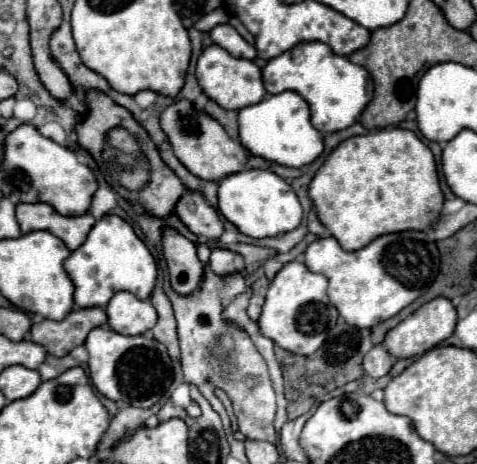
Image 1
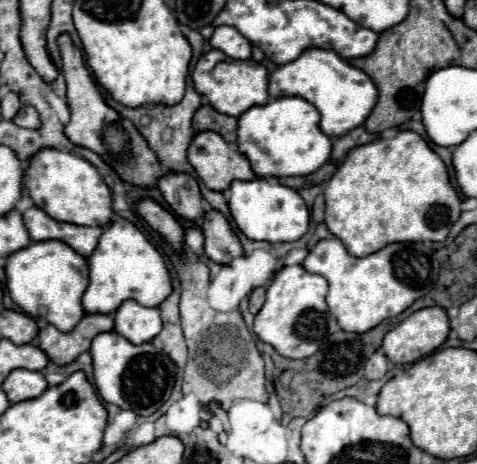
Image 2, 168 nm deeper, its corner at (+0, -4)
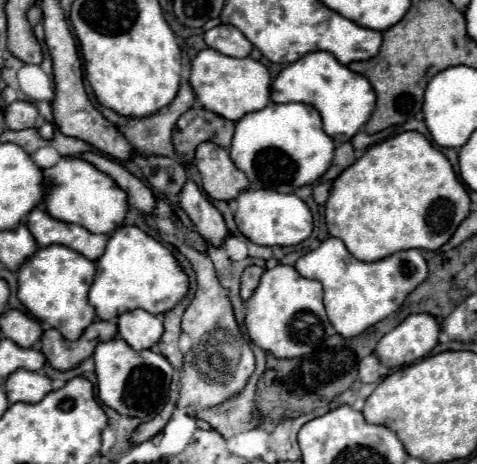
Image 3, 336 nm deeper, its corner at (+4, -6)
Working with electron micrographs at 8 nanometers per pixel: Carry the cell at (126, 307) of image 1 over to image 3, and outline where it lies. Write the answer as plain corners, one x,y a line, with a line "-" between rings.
136,309
118,317
118,333
132,349
142,351
154,347
160,341
164,325
160,317
144,309

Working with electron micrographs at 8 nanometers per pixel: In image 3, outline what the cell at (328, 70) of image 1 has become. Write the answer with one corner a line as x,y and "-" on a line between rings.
314,51
298,59
296,63
284,67
272,83
274,103
308,103
318,109
324,121
324,131
334,141
350,141
370,119
370,113
376,103
376,93
368,79
360,73
350,71
346,65
338,63
336,57
328,51

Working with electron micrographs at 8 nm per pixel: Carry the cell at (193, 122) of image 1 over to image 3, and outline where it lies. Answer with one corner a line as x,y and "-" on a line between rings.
202,143
196,149
194,165
202,175
202,187
210,199
232,201
236,195
250,187
246,175
234,167
224,147

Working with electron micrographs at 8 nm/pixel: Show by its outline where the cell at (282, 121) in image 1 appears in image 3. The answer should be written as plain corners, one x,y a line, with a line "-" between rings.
270,103
260,111
244,115
236,121
236,133
230,147
230,157
240,171
250,179
250,189
274,189
280,193
292,193
298,187
316,183
332,163
334,141
324,133
320,113
306,103

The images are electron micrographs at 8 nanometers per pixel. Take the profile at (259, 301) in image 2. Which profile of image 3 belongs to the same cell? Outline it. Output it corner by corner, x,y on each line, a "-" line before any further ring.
250,265
244,269
242,277
240,277
240,295
244,301
248,301
254,293
254,289
258,287
258,281
260,281
260,275
262,275
262,267
258,265

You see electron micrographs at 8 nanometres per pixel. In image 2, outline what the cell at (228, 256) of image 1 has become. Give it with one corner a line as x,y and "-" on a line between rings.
208,209
208,213
202,219
202,231
206,237
204,251
214,263
228,265
242,255
242,245
238,237
232,233
222,213

